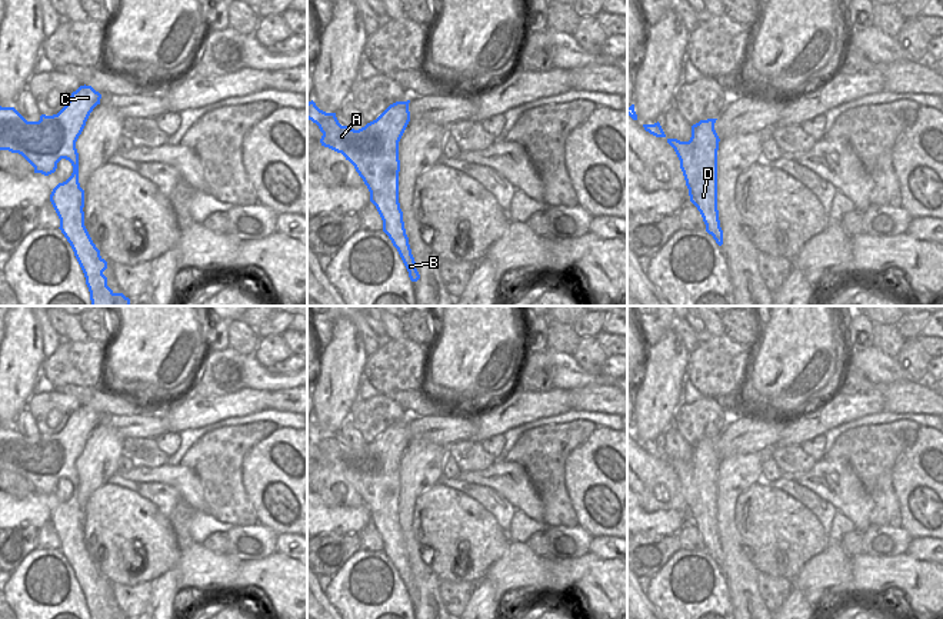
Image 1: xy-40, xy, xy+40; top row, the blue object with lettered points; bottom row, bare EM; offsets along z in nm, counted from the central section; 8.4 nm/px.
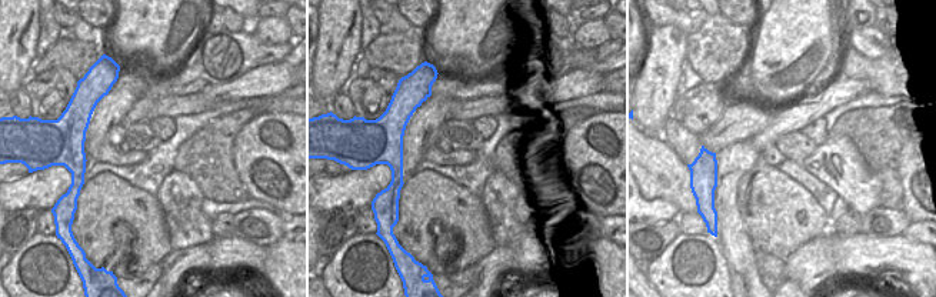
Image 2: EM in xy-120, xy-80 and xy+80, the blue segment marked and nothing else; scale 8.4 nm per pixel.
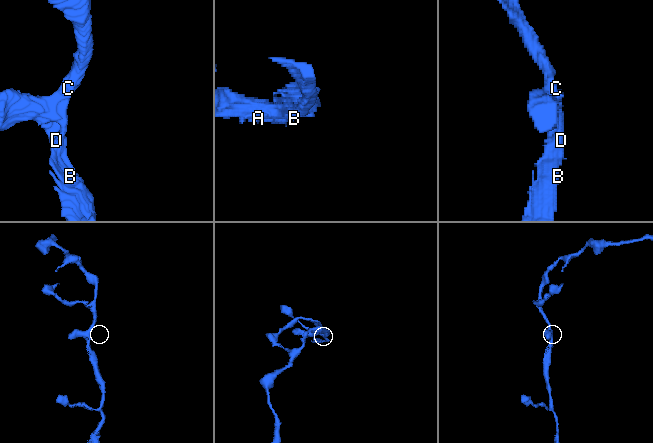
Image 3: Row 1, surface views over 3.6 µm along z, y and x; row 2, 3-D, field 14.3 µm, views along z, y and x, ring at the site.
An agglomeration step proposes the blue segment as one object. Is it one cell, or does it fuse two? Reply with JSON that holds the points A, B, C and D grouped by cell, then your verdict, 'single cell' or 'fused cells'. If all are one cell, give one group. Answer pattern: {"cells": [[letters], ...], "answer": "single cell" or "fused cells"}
{"cells": [["A", "B", "C", "D"]], "answer": "single cell"}

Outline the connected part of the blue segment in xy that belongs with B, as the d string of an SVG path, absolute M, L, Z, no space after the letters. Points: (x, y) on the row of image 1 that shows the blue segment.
M313 100L307 103L307 119L323 133L321 146L341 153L354 166L383 220L383 232L397 249L410 280L417 282L420 274L399 203L399 142L410 122L409 103L410 100L390 104L359 130L341 126L336 113L320 110Z

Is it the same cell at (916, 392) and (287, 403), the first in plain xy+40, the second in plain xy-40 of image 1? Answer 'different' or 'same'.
same

